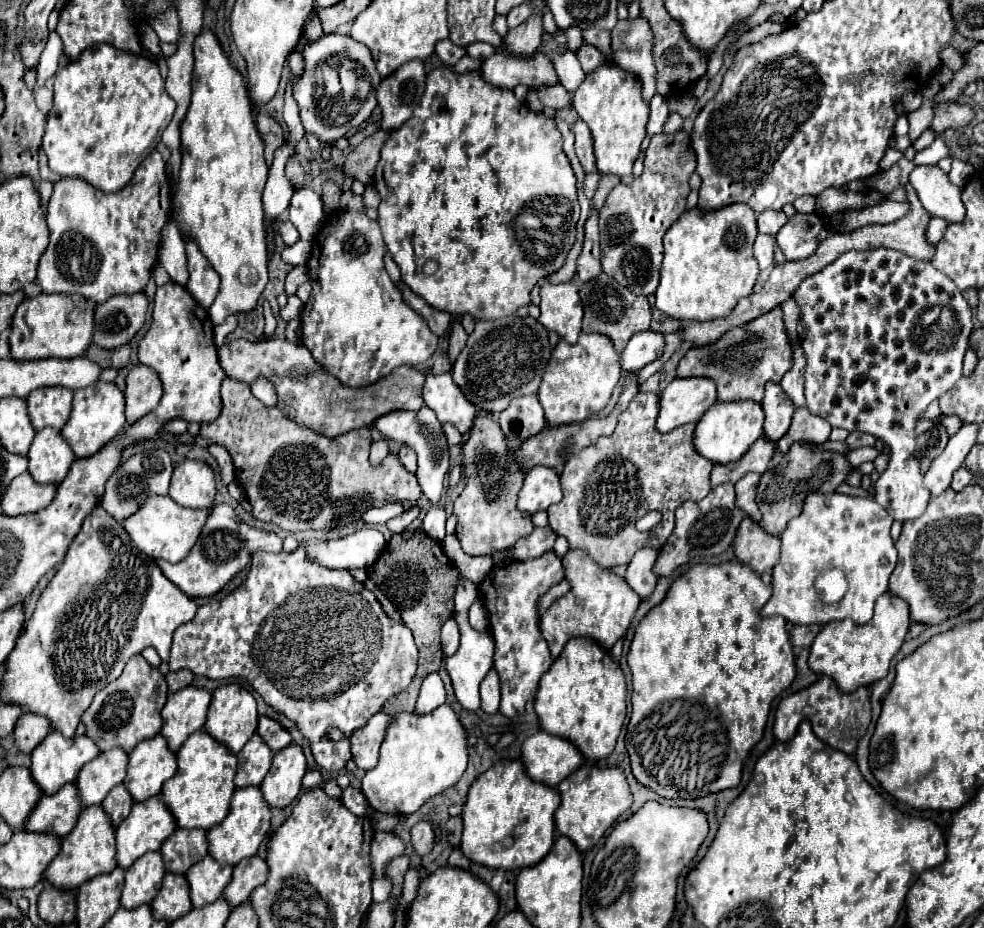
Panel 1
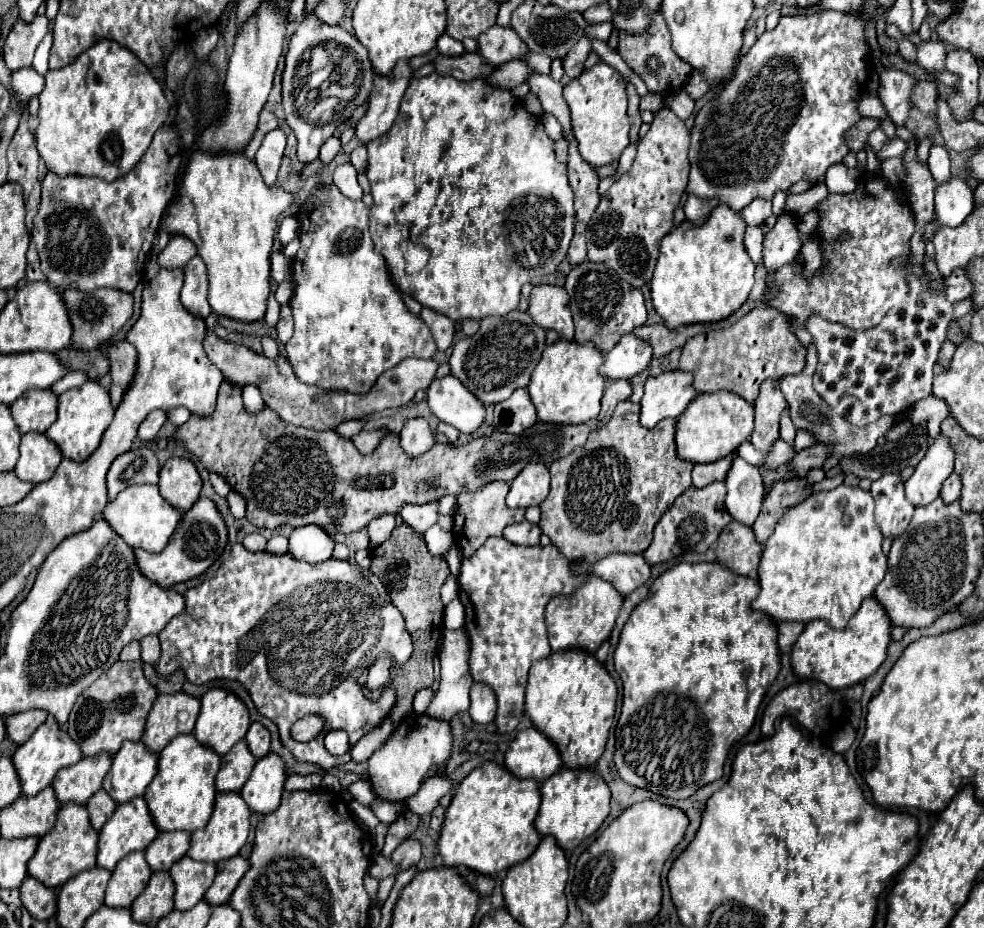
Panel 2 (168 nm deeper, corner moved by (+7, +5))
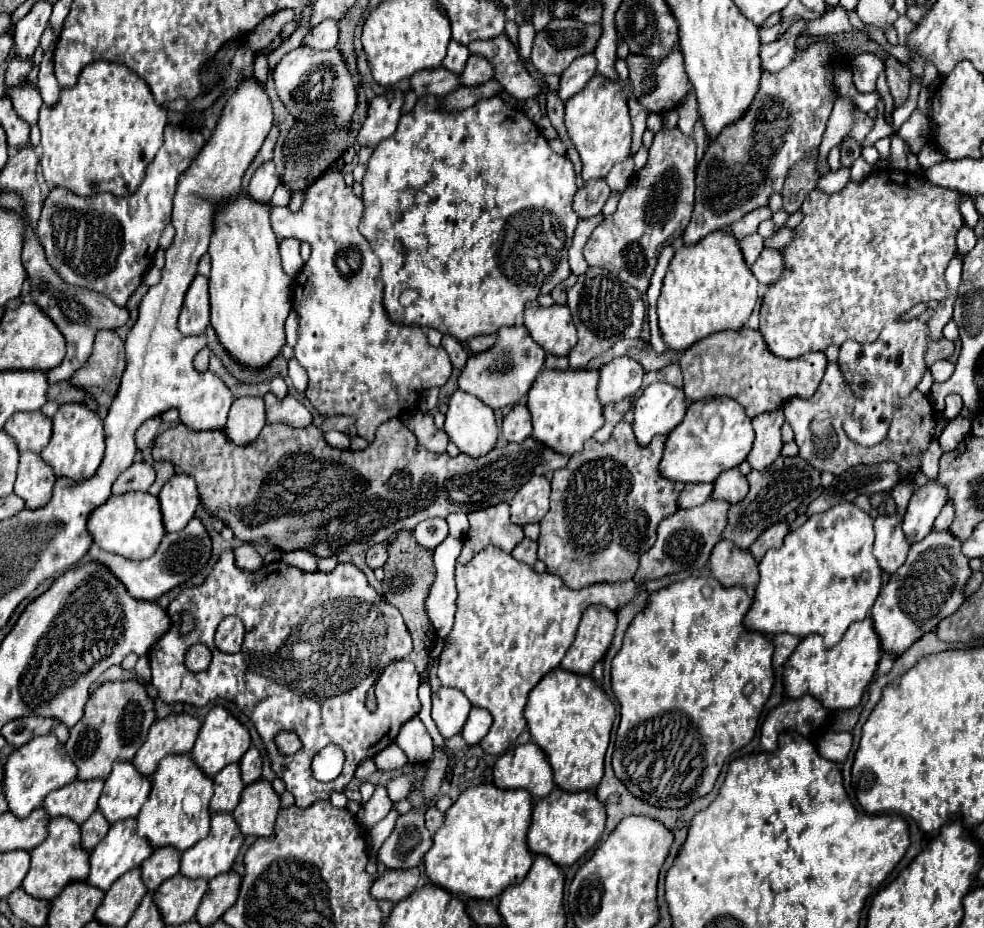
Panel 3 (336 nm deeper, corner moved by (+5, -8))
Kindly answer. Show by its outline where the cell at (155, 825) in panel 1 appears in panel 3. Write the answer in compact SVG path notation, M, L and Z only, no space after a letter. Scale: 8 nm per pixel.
M129 818L129 820L121 820L117 824L113 824L107 832L107 836L91 850L91 870L89 870L89 876L87 876L87 884L99 888L99 890L109 890L109 886L119 878L123 876L125 872L133 870L133 868L139 868L143 864L143 860L147 860L153 852L153 846L141 838L137 834L137 820L135 818Z

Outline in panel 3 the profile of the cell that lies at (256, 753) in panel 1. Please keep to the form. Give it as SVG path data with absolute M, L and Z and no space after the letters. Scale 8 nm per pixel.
M239 764L225 766L215 778L215 792L209 802L209 812L233 812L233 808L239 804L239 796L243 792L243 780L239 772Z

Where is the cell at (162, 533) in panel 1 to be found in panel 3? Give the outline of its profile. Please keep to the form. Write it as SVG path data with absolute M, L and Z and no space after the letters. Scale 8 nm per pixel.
M129 492L121 496L111 496L105 504L95 508L89 516L87 530L93 538L93 542L111 554L125 556L129 560L145 560L155 550L161 538L165 536L163 516L159 508L159 500L151 496L149 492Z

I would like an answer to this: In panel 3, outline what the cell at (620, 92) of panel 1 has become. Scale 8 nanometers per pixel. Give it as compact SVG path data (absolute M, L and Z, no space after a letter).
M595 74L587 86L565 102L565 126L575 150L583 160L583 180L605 178L609 170L629 156L631 148L631 120L629 108L619 82Z

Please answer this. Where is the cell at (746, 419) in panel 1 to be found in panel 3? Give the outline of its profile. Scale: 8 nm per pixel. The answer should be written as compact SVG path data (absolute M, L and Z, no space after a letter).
M709 398L691 402L687 406L685 420L667 436L663 458L659 462L659 474L667 480L683 484L715 482L721 472L739 466L747 458L753 438L755 432L751 418L737 400Z

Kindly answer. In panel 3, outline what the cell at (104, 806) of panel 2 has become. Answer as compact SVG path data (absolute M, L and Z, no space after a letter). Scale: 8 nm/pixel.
M95 810L89 816L89 820L81 824L81 848L91 852L99 844L99 840L107 834L107 830L109 830L109 822L99 810Z

